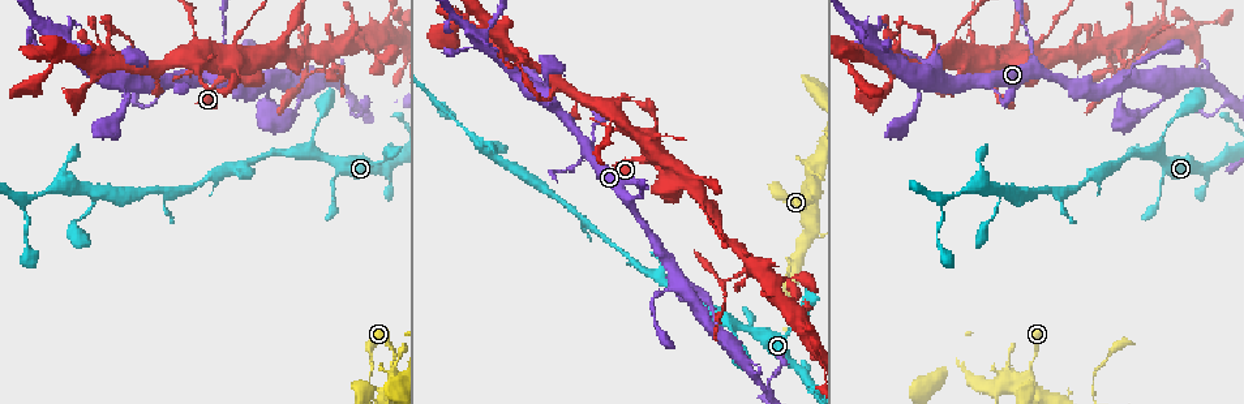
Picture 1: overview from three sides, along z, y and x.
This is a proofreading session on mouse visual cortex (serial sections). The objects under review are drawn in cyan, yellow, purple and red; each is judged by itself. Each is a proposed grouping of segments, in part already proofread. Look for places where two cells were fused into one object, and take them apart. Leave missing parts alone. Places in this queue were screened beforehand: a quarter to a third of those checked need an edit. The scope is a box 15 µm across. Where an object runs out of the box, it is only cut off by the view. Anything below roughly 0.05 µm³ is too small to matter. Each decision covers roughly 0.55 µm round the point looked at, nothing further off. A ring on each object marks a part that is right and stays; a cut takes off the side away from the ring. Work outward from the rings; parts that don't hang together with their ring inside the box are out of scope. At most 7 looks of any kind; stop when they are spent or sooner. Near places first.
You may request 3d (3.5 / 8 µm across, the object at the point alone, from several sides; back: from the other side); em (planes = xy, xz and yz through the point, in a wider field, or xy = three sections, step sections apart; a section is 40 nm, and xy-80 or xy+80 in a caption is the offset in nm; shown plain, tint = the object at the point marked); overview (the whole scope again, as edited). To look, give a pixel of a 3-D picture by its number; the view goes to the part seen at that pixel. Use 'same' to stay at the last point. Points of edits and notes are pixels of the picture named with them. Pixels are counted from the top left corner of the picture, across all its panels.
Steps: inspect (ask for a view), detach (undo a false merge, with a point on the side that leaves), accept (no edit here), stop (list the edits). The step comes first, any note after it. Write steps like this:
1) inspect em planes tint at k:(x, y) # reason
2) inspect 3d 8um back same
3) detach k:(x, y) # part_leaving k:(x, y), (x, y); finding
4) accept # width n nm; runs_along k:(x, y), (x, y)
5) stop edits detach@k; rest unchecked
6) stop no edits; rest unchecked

inspect 3d 3.5um at 1:(981, 164) # thin neck

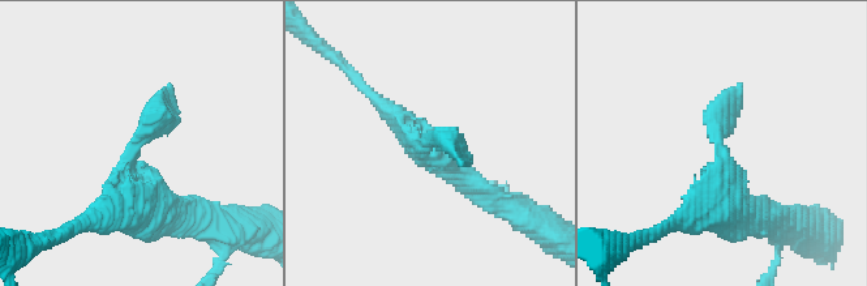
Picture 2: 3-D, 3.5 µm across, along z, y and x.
accept # runs_along 2:(149, 210), (132, 210), (128, 158), (168, 82); continuous, no second cell

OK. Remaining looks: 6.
inspect 3d 3.5um at 1:(477, 34) # sharp bend

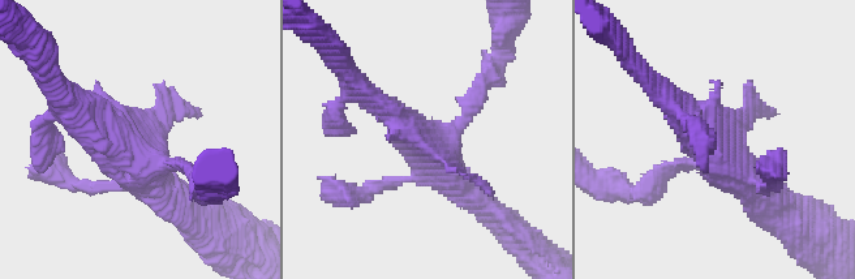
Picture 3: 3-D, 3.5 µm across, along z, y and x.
inspect em xy step 5 tint at 3:(719, 151)

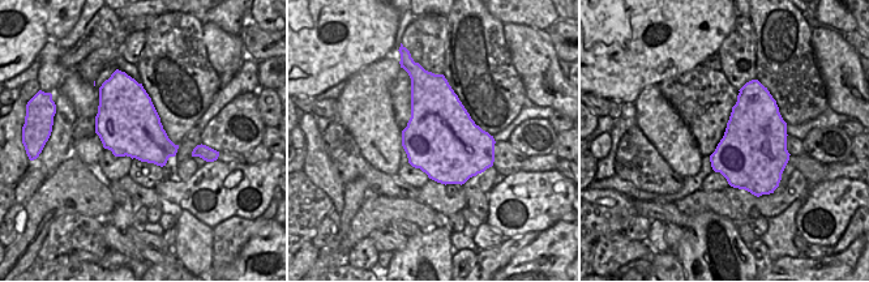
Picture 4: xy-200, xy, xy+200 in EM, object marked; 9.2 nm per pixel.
accept # width 650 nm; runs_along 3:(480, 202), (376, 102); one cell here

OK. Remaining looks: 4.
inspect em xy step 1 tint at 1:(955, 49)

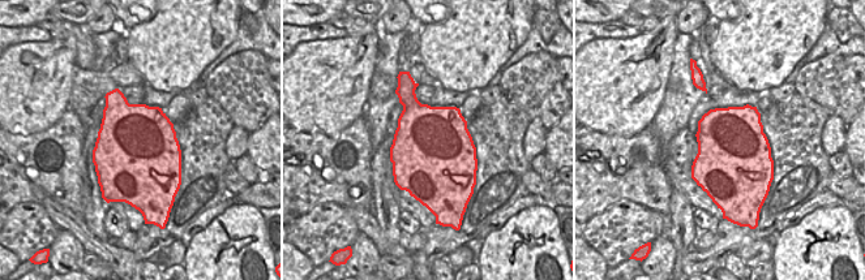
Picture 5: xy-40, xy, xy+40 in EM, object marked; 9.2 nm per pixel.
inspect 3d 3.5um back same

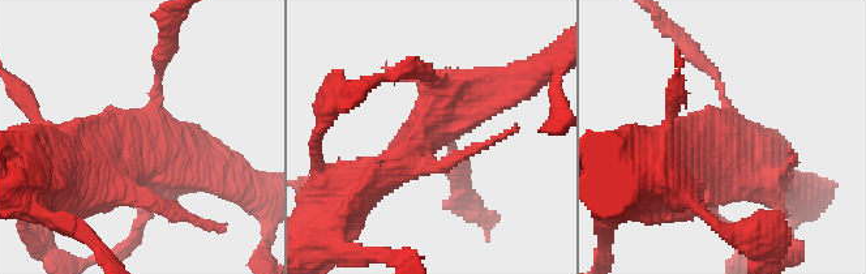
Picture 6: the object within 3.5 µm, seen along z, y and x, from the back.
accept # width 800 nm; runs_along 6:(373, 182), (457, 105), (509, 88); all the same cell

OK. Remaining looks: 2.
stop no edits; rest unchecked

